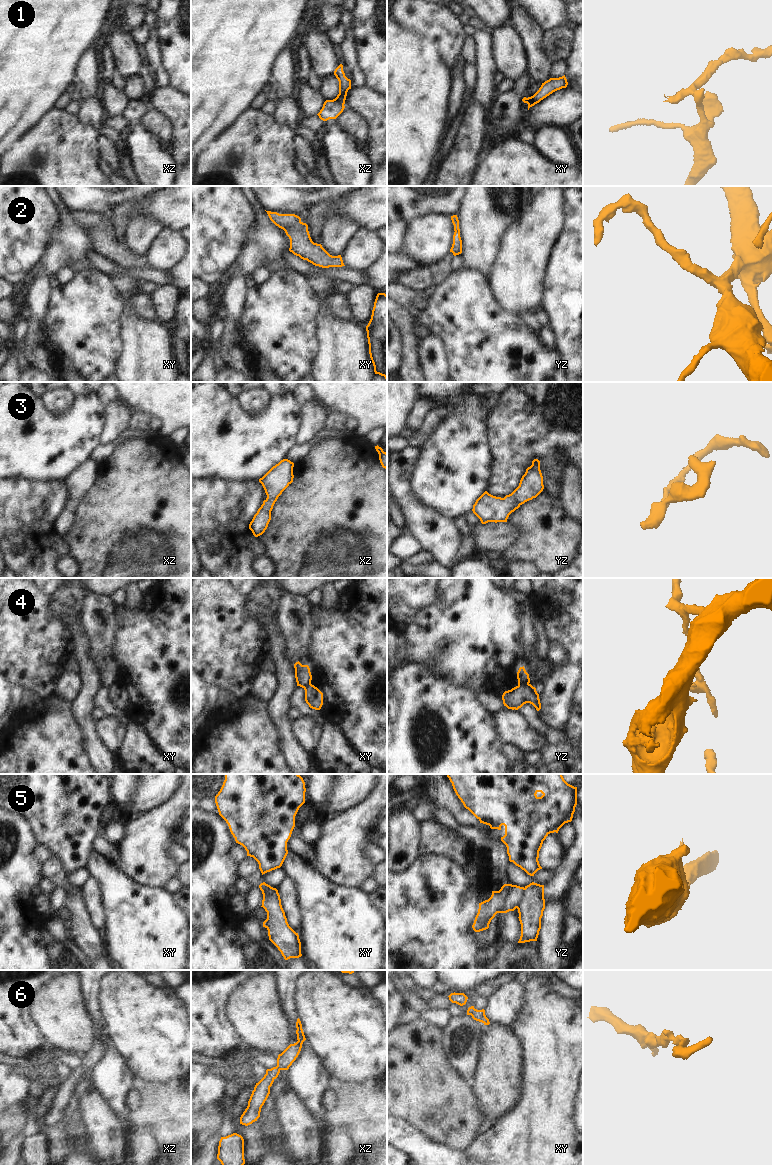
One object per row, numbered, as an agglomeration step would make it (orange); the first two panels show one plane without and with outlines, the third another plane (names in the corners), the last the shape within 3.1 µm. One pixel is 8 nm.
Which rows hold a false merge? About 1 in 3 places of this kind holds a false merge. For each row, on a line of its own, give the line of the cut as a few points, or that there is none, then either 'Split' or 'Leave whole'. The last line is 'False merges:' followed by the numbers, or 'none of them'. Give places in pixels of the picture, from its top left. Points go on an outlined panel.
1: Split along xz (335, 98), (343, 105). Split
2: No split. Leave whole
3: No split. Leave whole
4: Split along yz (528, 683), (518, 685). Split
5: Split along yz (525, 888), (517, 908). Split
6: No split. Leave whole
False merges: 1, 4, 5

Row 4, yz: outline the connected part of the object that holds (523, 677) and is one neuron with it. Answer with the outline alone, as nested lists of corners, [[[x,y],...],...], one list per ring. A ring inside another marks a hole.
[[[524,666],[520,667],[517,672],[518,685],[529,684],[529,674],[526,672]]]

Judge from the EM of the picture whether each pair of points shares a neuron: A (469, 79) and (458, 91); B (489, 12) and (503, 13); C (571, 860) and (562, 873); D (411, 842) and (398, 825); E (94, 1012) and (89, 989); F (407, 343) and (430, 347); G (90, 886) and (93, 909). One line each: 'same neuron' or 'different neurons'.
A: different neurons
B: same neuron
C: same neuron
D: same neuron
E: same neuron
F: different neurons
G: same neuron

